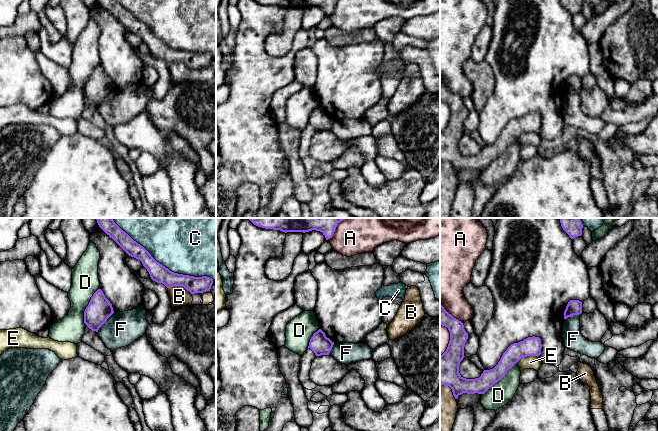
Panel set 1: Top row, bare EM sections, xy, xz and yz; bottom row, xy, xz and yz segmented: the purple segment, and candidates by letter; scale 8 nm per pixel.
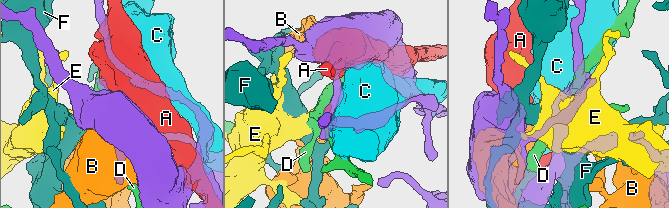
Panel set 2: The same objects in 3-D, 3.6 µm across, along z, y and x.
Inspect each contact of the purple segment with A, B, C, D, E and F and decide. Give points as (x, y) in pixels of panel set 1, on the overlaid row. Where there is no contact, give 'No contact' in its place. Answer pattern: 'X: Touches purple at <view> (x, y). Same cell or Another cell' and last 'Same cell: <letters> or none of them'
A: Touches purple at yz (450, 339). Another cell
B: Touches purple at xy (180, 285). Another cell
C: Touches purple at xy (161, 264). Another cell
D: Touches purple at yz (499, 379). Another cell
E: Touches purple at yz (526, 356). Another cell
F: Touches purple at xy (105, 321). Another cell
Same cell: none of them

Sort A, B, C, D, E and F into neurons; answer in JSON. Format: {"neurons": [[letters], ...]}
{"neurons": [["A"], ["B"], ["C"], ["D"], ["E"], ["F"]]}

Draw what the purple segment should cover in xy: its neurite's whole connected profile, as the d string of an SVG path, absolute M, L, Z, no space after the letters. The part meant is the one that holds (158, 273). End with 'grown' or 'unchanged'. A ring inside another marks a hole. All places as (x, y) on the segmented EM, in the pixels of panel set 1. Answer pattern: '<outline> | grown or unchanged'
M96 218L99 227L112 238L129 256L140 260L150 277L167 288L182 286L191 294L210 291L213 279L207 276L194 277L178 274L157 262L151 254L123 231L112 218Z | unchanged

